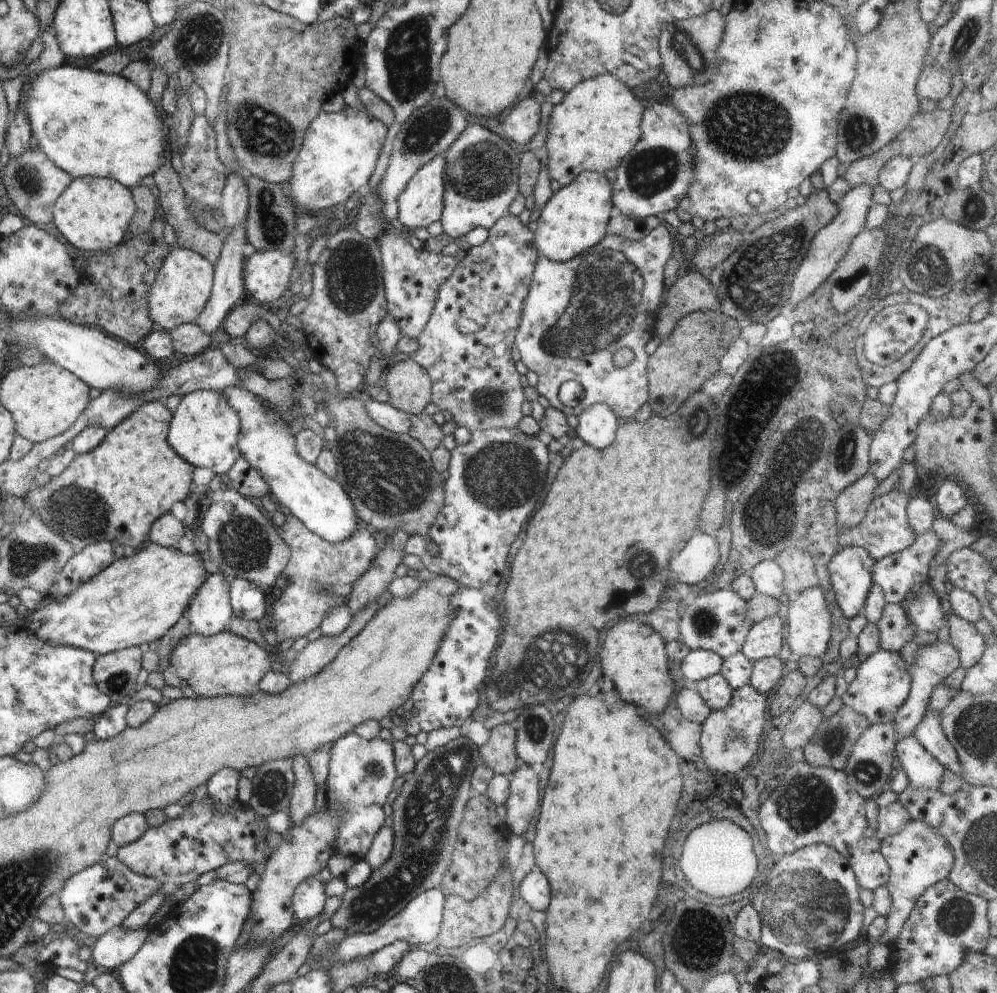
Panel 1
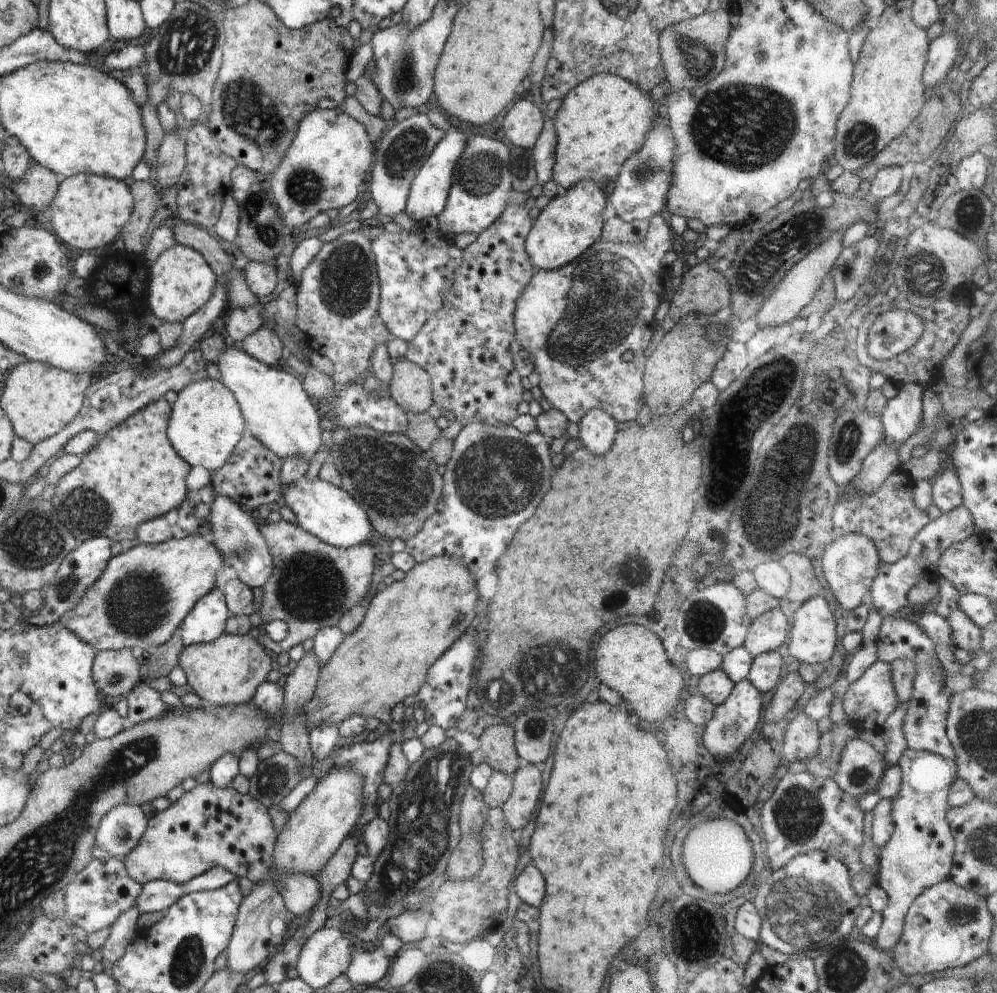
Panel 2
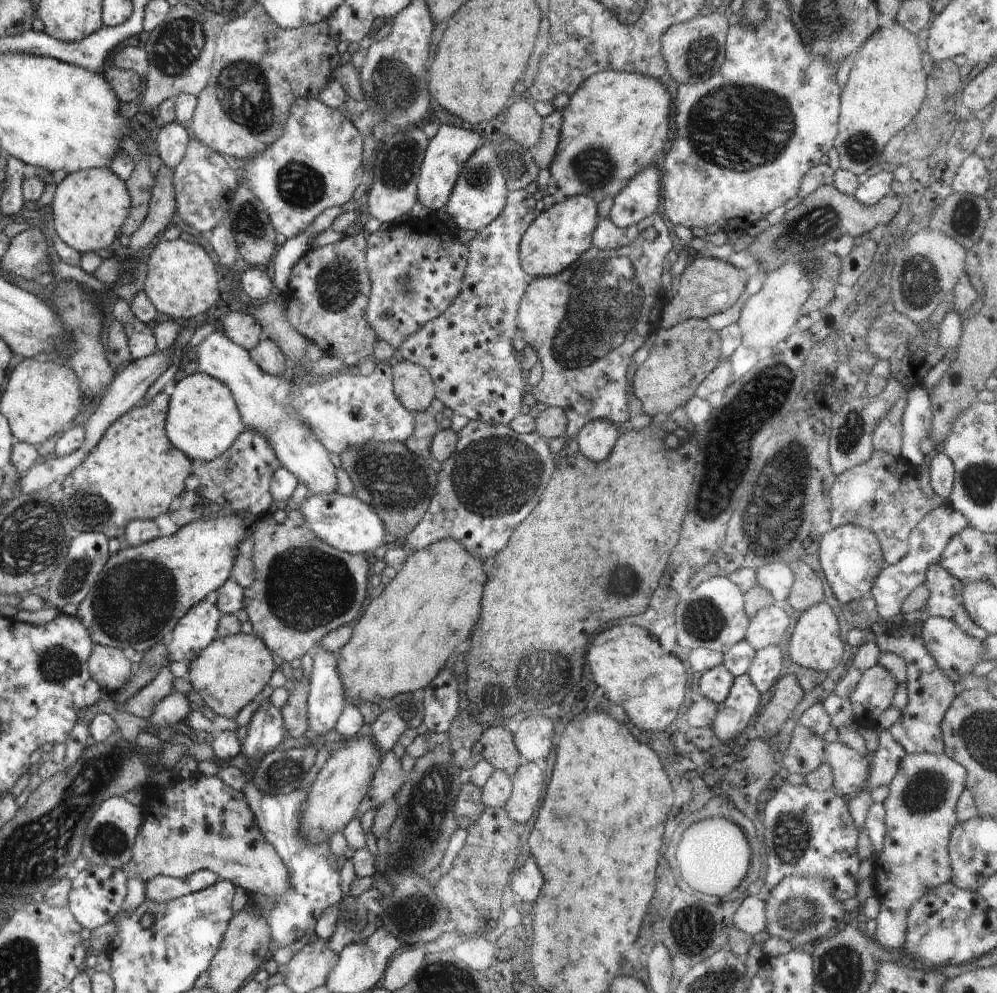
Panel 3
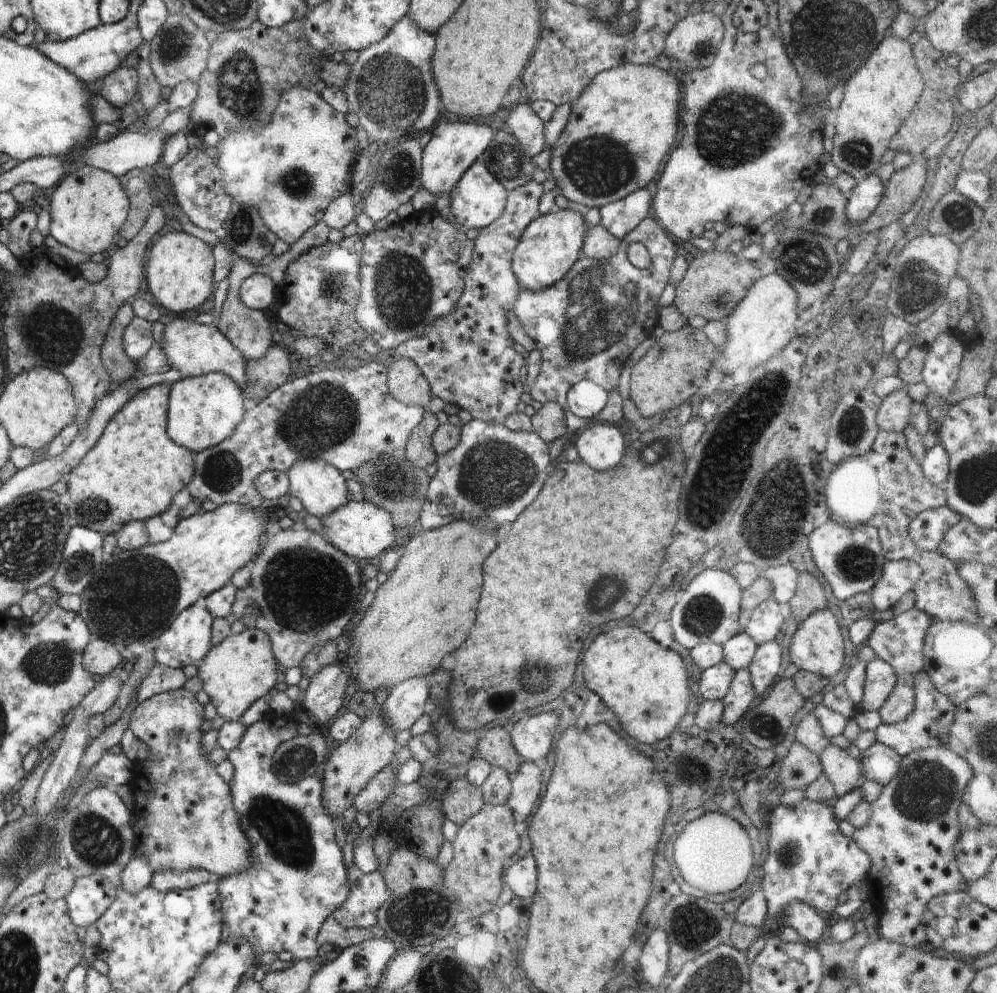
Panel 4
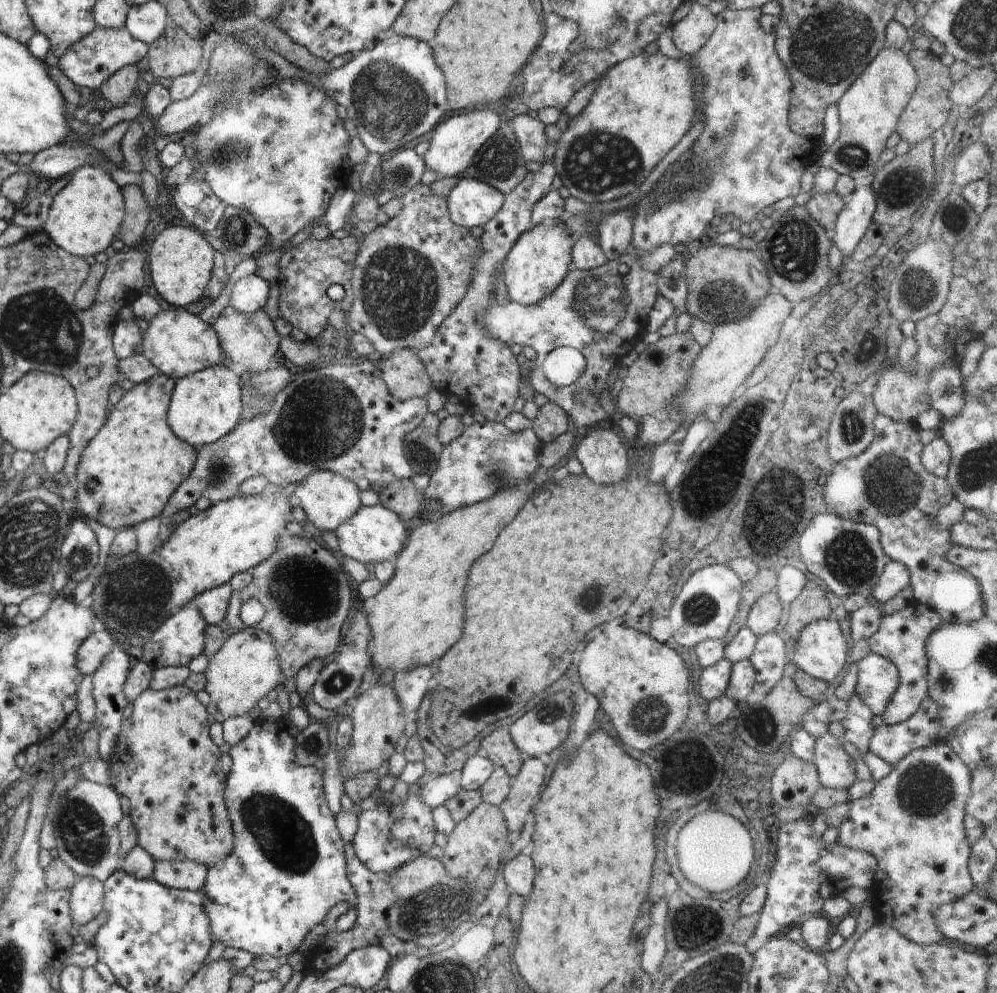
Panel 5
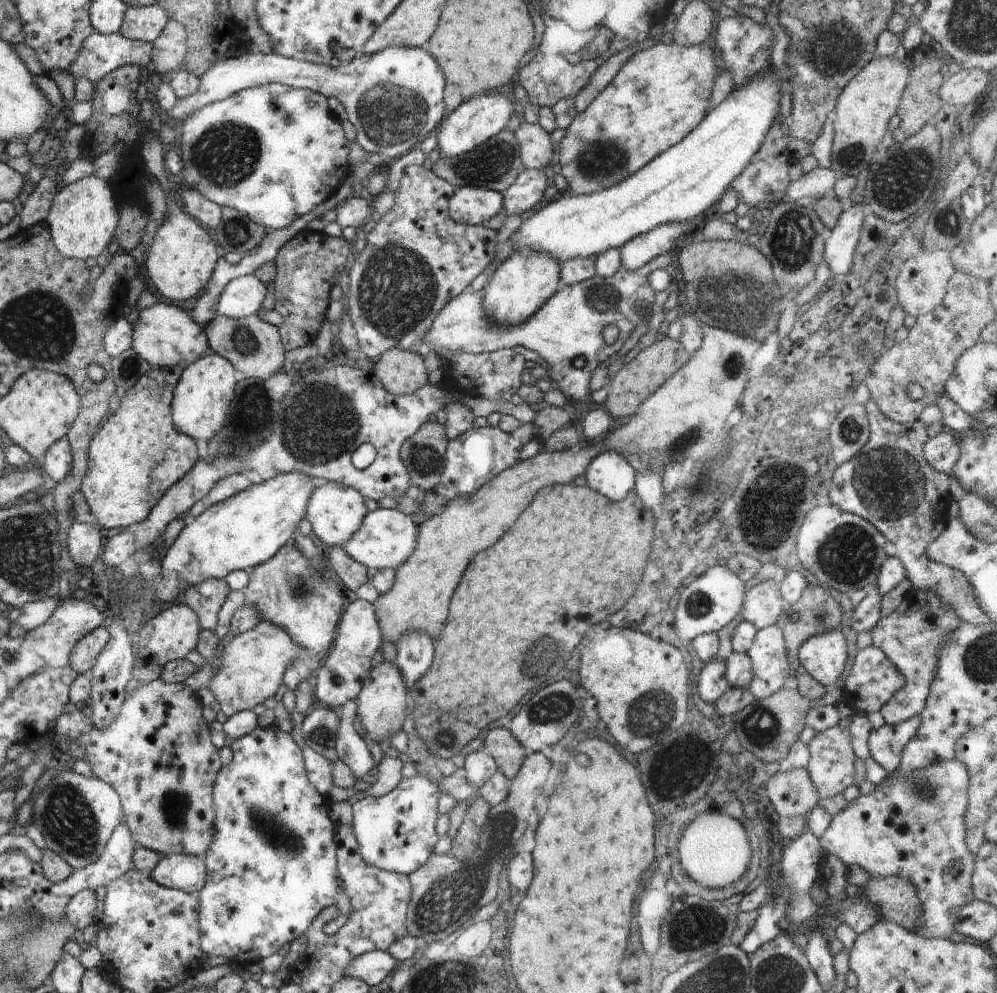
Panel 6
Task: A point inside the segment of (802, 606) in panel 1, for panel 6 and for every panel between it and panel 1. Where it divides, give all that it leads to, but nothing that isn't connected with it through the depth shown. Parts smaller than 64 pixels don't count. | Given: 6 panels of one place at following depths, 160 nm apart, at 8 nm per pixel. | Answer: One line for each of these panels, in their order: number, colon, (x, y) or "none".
2: (813, 639)
3: (815, 643)
4: (817, 646)
5: (820, 650)
6: (823, 656)

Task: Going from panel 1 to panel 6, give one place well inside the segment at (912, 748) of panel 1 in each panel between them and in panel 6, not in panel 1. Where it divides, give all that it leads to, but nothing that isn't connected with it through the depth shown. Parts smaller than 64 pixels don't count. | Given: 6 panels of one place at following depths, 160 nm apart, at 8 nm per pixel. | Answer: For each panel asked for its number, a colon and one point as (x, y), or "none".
2: (919, 854)
3: (920, 814)
4: (910, 839)
5: (913, 821)
6: (913, 826)

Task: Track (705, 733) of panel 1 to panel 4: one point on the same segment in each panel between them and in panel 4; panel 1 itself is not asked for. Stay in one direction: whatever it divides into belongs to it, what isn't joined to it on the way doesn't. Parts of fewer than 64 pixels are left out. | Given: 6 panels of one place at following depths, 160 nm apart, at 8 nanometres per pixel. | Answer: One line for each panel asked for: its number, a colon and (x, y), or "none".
2: (734, 721)
3: (737, 712)
4: (741, 692)

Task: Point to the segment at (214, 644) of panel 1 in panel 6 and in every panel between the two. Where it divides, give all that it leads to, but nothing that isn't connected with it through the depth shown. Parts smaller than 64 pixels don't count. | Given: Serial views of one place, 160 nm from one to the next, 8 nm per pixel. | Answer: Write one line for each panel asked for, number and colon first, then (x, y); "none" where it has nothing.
2: (226, 672)
3: (230, 672)
4: (242, 668)
5: (246, 668)
6: (252, 666)

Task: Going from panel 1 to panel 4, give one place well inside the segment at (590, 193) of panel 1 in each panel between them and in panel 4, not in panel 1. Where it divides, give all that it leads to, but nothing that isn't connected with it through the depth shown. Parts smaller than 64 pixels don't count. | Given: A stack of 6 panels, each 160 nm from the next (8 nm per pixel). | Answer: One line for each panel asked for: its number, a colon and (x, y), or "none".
2: (570, 224)
3: (557, 237)
4: (548, 248)

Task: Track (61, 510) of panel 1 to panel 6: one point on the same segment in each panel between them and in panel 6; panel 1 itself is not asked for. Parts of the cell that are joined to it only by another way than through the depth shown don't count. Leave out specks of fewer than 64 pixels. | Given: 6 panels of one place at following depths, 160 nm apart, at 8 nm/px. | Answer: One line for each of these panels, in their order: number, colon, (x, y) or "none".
2: (133, 475)
3: (134, 472)
4: (134, 471)
5: (132, 466)
6: (138, 454)

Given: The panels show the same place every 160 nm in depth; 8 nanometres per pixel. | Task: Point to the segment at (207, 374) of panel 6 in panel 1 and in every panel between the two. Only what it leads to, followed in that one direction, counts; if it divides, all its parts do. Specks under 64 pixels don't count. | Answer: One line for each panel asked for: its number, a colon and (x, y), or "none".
1: (204, 430)
2: (205, 424)
3: (203, 420)
4: (204, 410)
5: (206, 405)

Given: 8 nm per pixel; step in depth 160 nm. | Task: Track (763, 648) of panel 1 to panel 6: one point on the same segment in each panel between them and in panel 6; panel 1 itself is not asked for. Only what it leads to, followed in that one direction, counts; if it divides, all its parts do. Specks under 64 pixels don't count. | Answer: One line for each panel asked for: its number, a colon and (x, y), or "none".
2: (767, 633)
3: (769, 627)
4: (765, 623)
5: (763, 617)
6: (763, 604)

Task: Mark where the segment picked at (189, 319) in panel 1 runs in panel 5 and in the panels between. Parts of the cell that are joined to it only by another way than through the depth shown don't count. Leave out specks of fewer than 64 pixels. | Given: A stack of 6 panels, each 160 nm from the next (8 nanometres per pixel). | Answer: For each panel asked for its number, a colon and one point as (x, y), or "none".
2: (180, 282)
3: (182, 281)
4: (180, 269)
5: (181, 259)

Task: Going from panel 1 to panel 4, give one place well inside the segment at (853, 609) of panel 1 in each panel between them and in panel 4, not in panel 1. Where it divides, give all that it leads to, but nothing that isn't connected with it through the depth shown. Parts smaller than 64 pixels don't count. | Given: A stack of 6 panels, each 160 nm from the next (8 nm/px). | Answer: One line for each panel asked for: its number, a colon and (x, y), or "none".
2: (850, 564)
3: (851, 557)
4: (850, 558)

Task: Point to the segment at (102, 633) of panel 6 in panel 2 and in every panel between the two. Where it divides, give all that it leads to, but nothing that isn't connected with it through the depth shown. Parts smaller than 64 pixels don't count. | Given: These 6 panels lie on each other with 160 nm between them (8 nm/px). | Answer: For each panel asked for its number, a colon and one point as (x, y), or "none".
2: (117, 672)
3: (110, 666)
4: (102, 657)
5: (92, 655)

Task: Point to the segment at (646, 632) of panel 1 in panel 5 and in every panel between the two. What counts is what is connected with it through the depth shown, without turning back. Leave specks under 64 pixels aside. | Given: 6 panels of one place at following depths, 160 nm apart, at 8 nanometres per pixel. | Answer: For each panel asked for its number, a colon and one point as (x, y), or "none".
2: (630, 659)
3: (626, 660)
4: (645, 685)
5: (642, 684)

